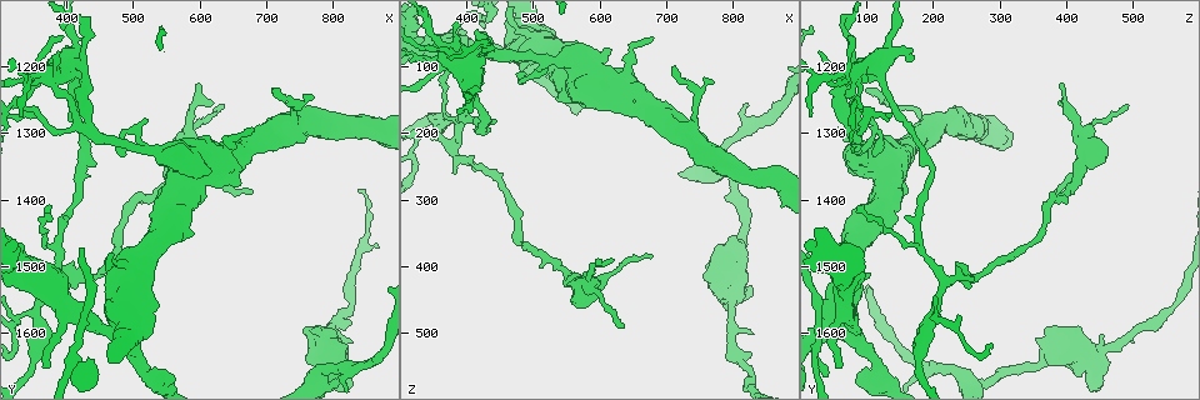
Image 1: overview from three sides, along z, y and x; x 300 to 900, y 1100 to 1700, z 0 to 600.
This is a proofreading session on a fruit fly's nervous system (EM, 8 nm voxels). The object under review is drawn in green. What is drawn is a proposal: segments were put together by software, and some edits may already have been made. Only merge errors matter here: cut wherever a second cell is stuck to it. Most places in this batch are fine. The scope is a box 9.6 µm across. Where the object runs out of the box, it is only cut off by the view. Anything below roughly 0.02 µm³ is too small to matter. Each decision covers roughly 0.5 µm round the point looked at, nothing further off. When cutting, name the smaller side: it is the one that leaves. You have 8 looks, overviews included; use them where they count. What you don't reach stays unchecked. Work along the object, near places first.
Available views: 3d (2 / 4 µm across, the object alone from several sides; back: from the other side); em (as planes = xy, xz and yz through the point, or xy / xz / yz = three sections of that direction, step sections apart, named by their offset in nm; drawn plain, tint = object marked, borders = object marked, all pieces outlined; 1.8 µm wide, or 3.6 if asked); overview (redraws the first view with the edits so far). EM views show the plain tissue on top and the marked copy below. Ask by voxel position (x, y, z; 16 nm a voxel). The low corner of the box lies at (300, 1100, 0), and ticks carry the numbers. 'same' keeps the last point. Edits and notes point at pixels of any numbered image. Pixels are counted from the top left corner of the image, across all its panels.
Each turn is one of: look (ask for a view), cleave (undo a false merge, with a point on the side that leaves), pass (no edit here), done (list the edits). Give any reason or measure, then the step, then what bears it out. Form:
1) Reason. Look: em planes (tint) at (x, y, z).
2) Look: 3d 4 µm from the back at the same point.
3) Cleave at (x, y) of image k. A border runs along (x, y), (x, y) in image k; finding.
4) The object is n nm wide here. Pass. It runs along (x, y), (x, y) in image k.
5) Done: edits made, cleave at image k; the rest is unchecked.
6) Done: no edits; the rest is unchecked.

Side arm on a straight run. Look: em planes (tint) at (525, 1330, 95).

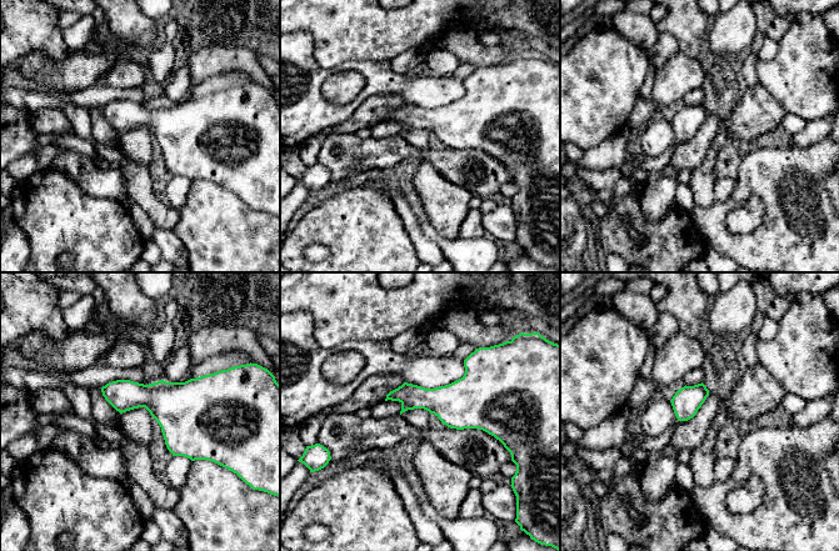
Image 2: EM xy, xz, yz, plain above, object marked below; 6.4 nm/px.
The object is 180 nm wide here. Pass. All the same cell.

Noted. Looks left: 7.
Sudden change in width. Look: em planes (tint) at (360, 1215, 85).

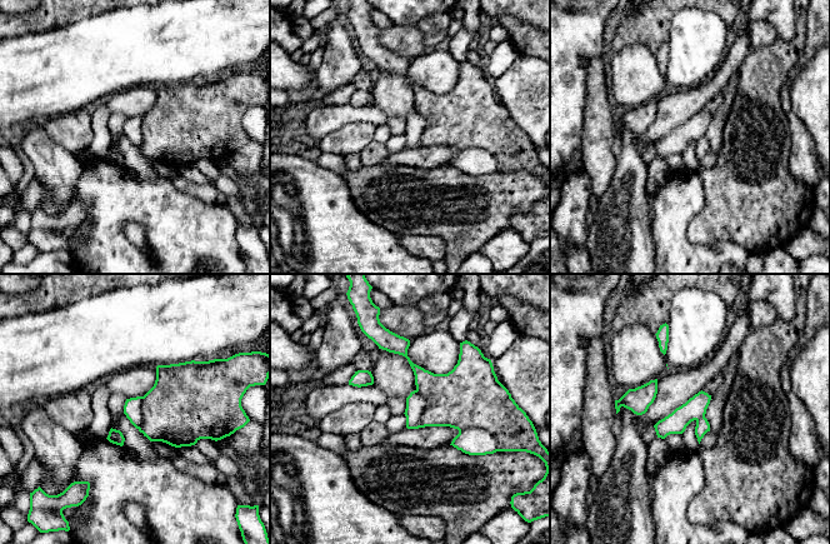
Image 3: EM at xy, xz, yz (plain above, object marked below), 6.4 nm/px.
The object is 150 nm wide here. Cleave at (461, 399) of image 3. A border runs along (416, 389), (425, 400), (421, 427) in image 3; a second cell is stuck on.

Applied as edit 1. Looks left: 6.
Done: edits made, cleave at image 3; the rest is unchecked.

